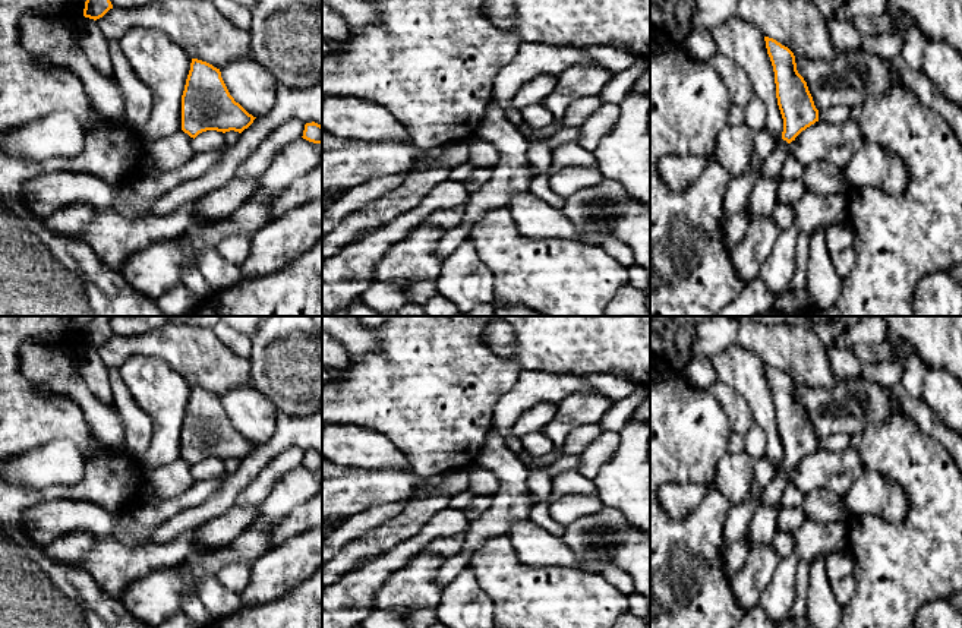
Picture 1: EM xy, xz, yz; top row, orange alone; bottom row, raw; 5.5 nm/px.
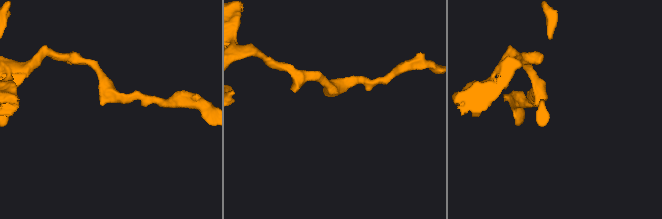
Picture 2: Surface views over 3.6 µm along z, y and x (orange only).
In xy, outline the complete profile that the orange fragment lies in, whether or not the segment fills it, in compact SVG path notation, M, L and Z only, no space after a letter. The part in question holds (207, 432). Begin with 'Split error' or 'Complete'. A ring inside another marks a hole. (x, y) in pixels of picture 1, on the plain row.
Complete. M192 386L182 423L182 458L184 461L193 467L206 458L242 461L255 446L230 423L220 397Z

